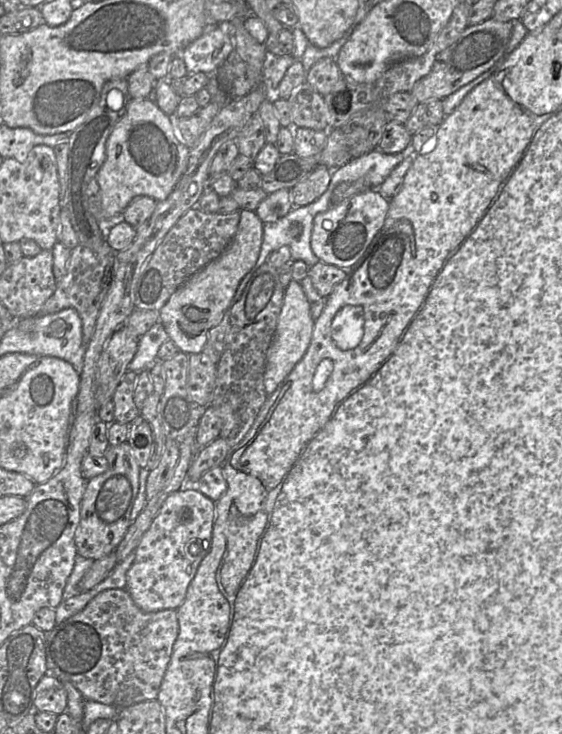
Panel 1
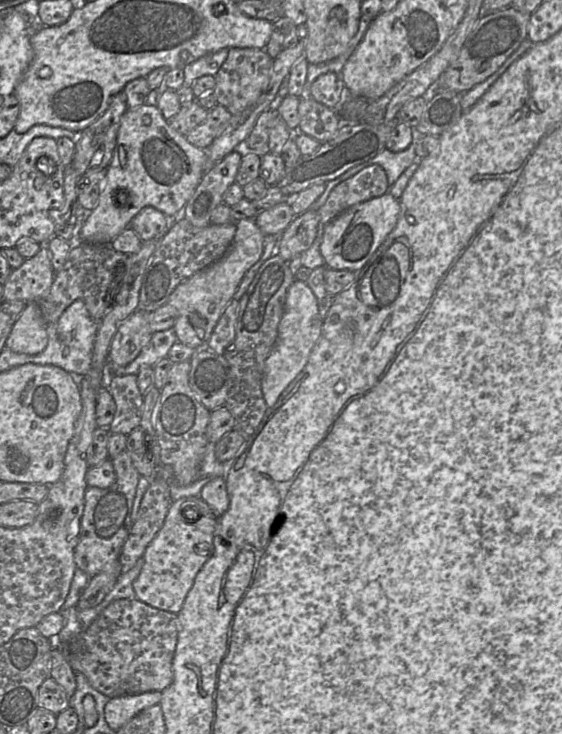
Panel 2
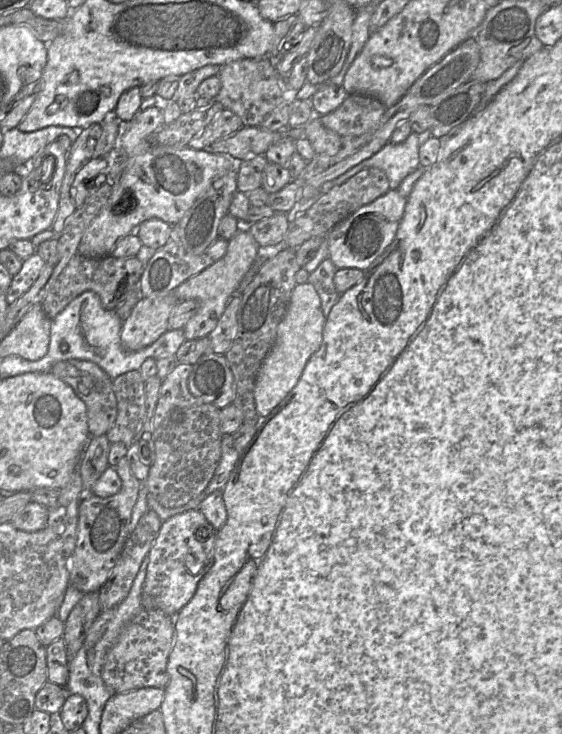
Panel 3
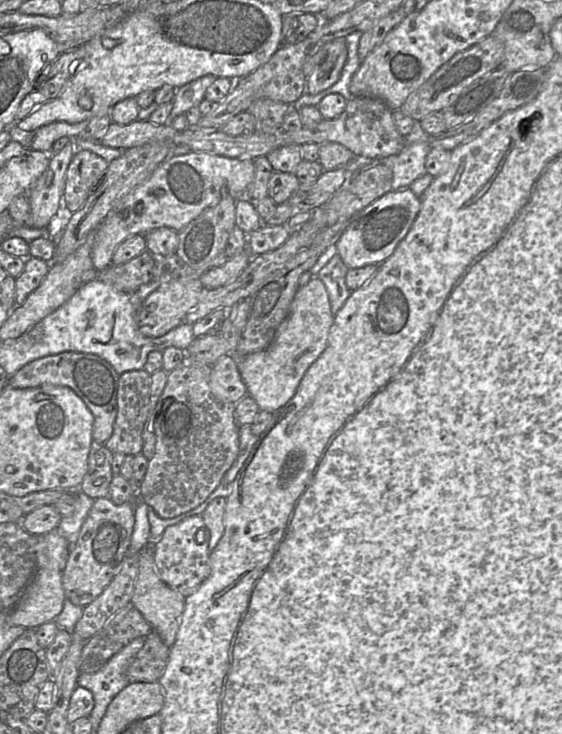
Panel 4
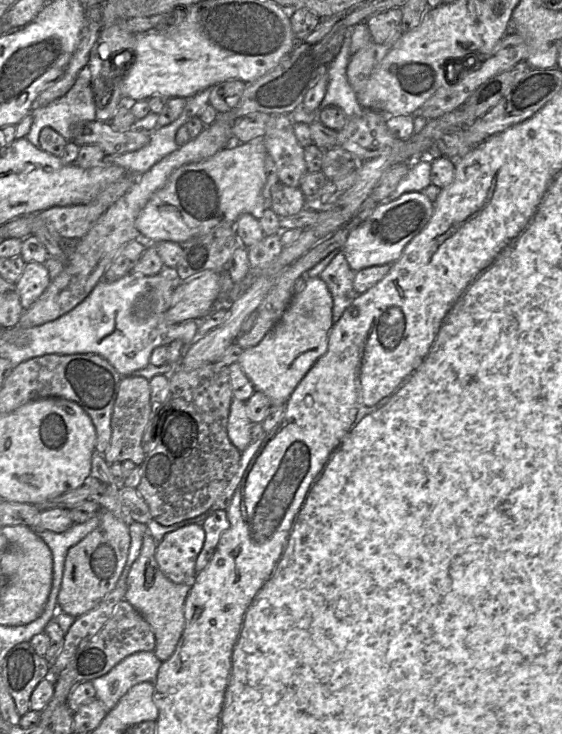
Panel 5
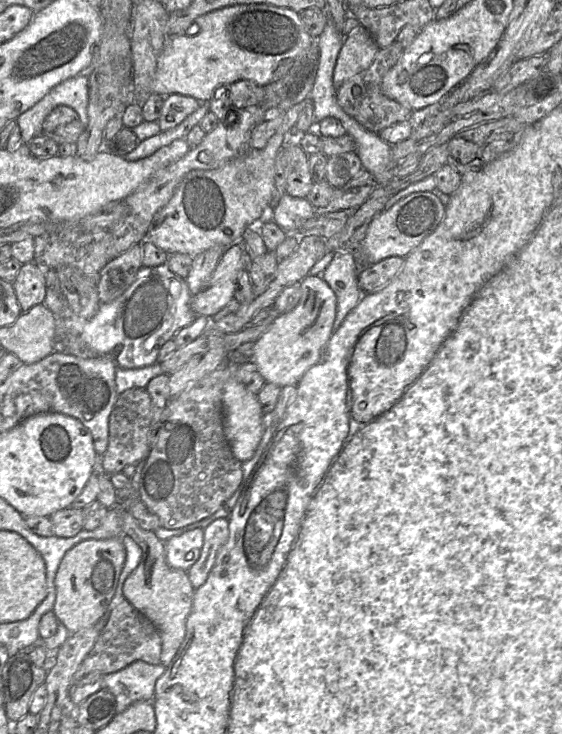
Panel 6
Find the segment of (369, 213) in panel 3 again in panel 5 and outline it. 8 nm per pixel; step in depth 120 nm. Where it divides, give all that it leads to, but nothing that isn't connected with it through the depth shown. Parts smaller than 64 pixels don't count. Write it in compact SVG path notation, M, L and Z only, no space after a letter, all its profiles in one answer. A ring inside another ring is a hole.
M408 192L393 201L380 202L365 221L350 230L340 251L354 272L372 266L392 265L401 257L406 245L428 224L433 212L433 202L421 192Z

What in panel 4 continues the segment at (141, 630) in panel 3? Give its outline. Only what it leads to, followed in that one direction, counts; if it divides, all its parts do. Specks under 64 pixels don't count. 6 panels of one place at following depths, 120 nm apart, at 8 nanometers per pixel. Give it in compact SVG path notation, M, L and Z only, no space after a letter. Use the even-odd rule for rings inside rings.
M153 630L145 637L143 647L128 667L127 677L130 683L159 681L167 665L169 653L170 648Z

